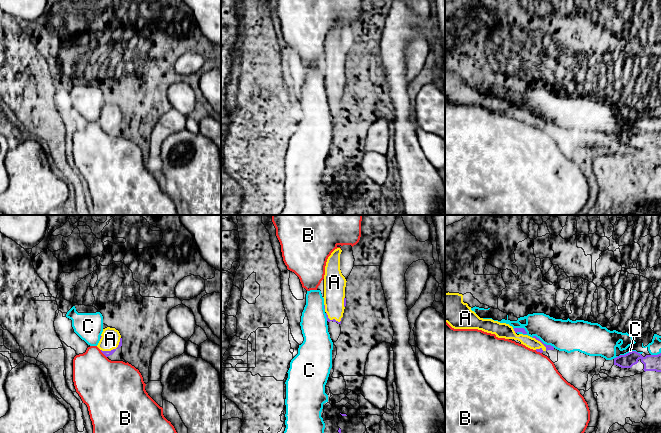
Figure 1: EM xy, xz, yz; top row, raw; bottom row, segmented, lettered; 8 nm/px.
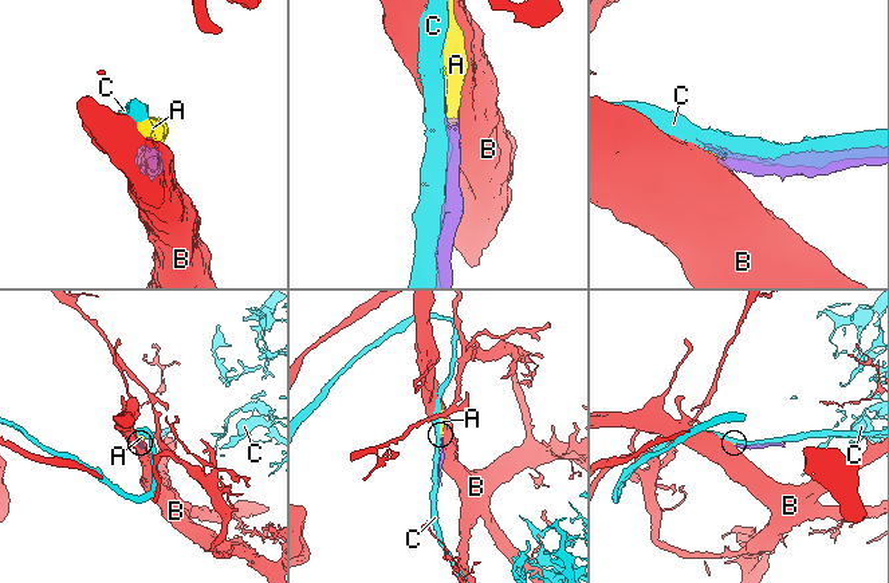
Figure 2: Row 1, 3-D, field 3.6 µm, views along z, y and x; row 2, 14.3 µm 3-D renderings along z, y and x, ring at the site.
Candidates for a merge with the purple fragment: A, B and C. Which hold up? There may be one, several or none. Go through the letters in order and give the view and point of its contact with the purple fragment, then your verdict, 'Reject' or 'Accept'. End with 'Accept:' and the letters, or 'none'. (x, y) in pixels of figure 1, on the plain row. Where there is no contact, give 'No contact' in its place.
A: Touches purple at xy (113, 125). Accept
B: Touches purple at xy (103, 129). Reject
C: Touches purple at yz (542, 118). Reject
Accept: A

